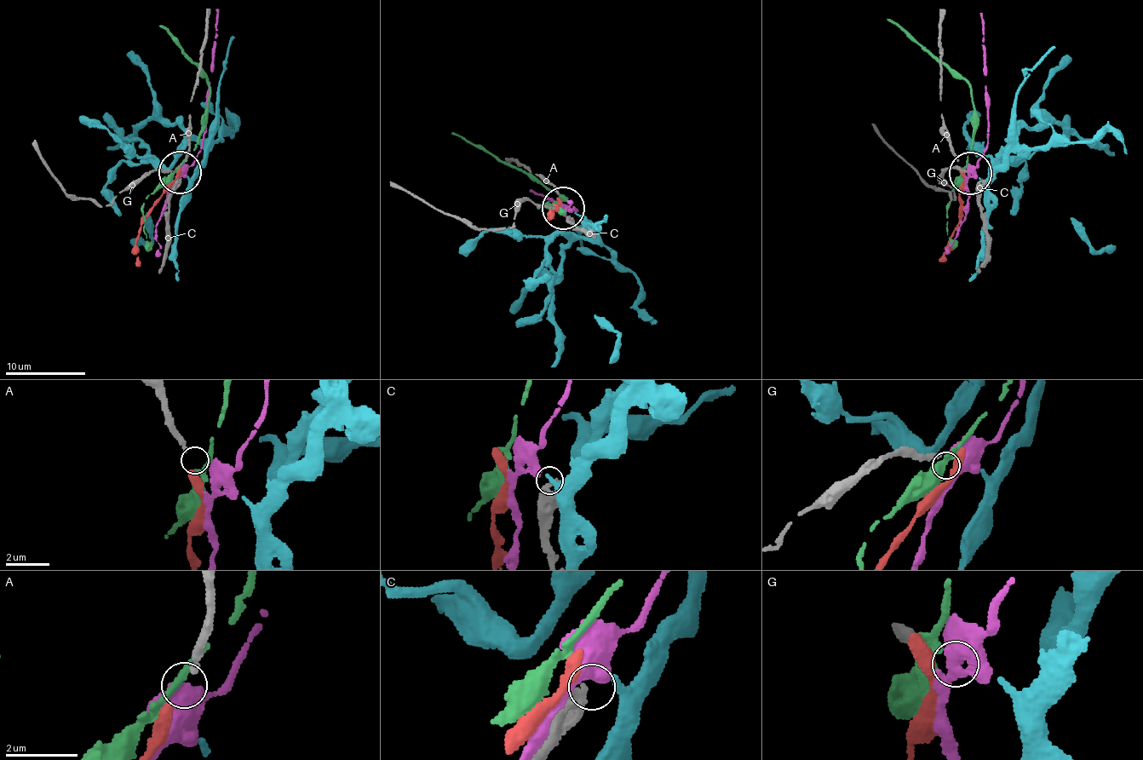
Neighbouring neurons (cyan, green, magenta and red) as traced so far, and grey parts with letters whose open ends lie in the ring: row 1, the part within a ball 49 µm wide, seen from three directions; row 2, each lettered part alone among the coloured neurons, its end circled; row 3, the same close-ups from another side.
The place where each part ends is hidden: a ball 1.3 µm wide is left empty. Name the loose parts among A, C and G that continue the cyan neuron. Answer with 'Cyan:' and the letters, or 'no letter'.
Cyan: no letter

